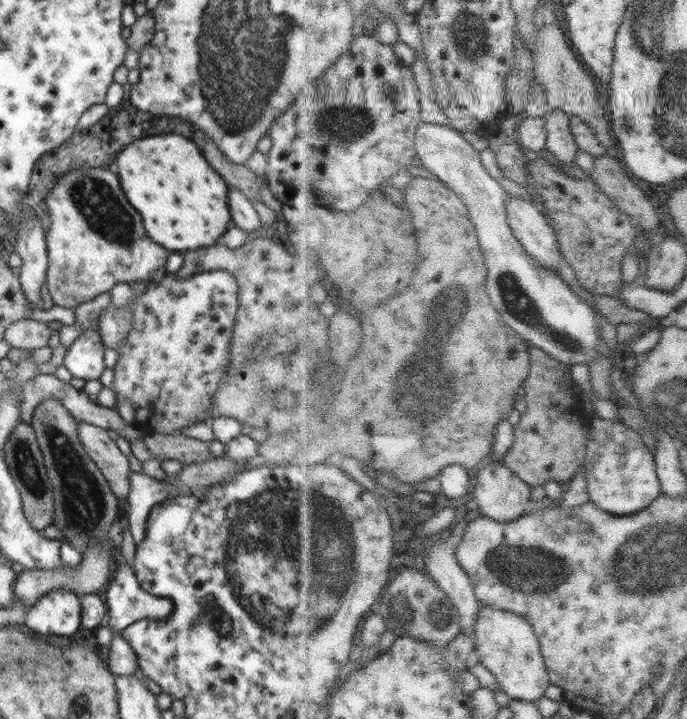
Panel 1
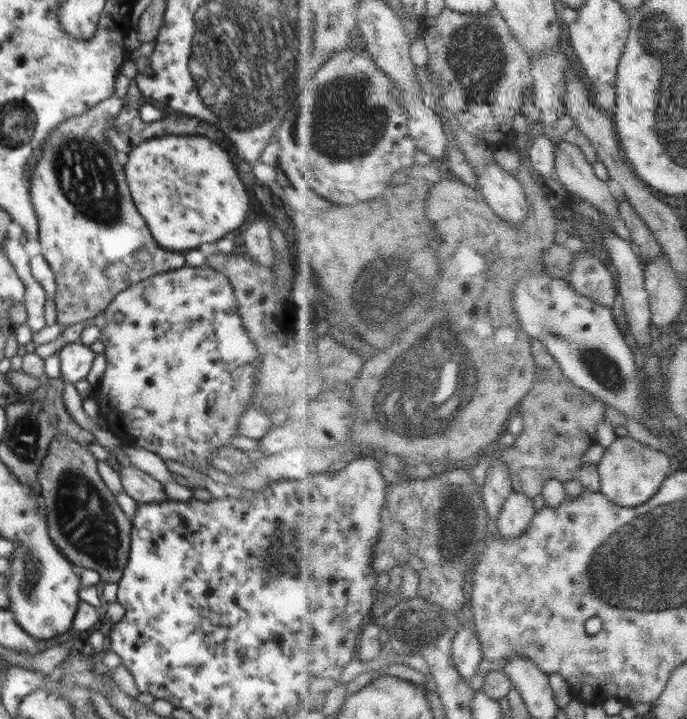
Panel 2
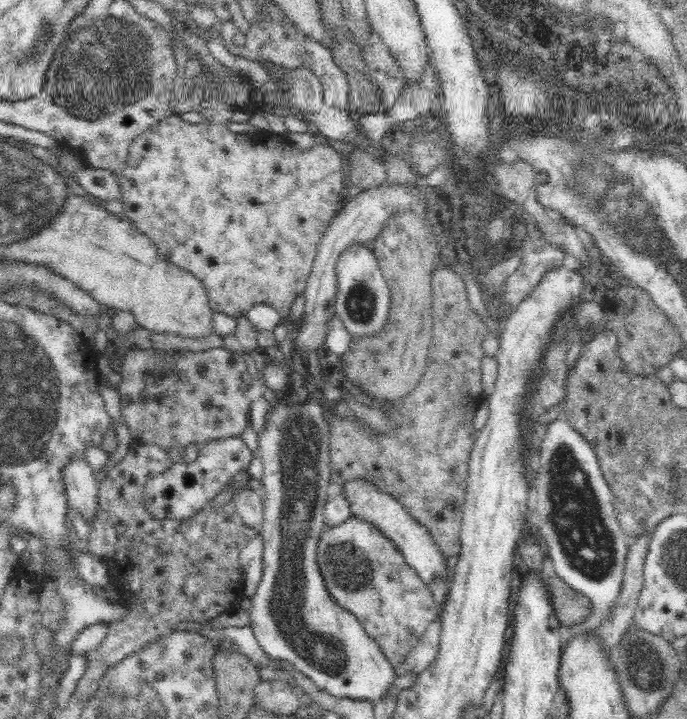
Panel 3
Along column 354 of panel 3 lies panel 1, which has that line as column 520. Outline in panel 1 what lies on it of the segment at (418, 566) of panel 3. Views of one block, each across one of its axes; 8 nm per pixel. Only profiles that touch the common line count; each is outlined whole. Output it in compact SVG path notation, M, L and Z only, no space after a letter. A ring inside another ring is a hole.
M493 458L493 461L478 473L473 504L480 506L483 514L494 517L498 522L510 523L527 514L533 500L532 488L531 484L520 478L506 463Z

